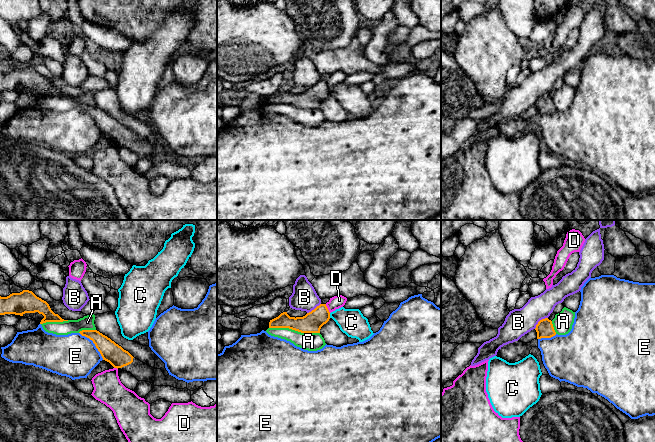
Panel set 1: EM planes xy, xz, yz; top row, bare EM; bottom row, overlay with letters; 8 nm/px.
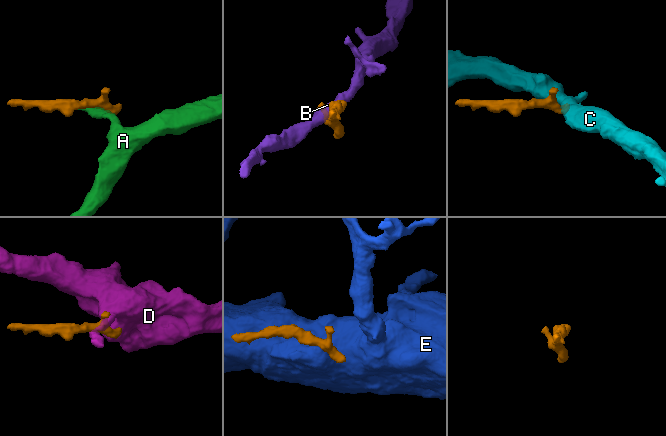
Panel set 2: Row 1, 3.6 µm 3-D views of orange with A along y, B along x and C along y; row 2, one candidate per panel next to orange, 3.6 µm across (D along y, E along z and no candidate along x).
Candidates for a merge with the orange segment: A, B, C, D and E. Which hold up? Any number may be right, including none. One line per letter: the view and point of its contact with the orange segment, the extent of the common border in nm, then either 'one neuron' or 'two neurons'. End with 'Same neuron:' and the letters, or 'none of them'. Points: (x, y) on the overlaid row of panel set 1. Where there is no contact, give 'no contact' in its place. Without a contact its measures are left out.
A: contact xz (294, 329); length 420 nm; two neurons
B: contact yz (539, 321); length 140 nm; two neurons
C: contact xz (329, 315); length 40 nm; two neurons
D: contact xz (327, 308); length 80 nm; two neurons
E: contact xy (94, 343); length 300 nm; two neurons
Same neuron: none of them

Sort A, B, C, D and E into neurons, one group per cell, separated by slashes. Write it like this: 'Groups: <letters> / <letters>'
Groups: A / B / C / D / E

